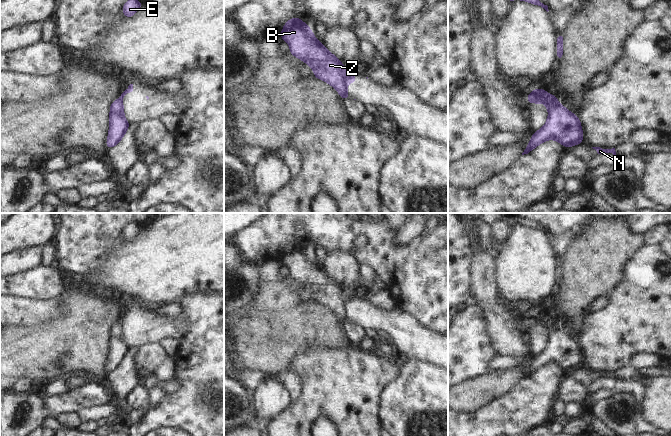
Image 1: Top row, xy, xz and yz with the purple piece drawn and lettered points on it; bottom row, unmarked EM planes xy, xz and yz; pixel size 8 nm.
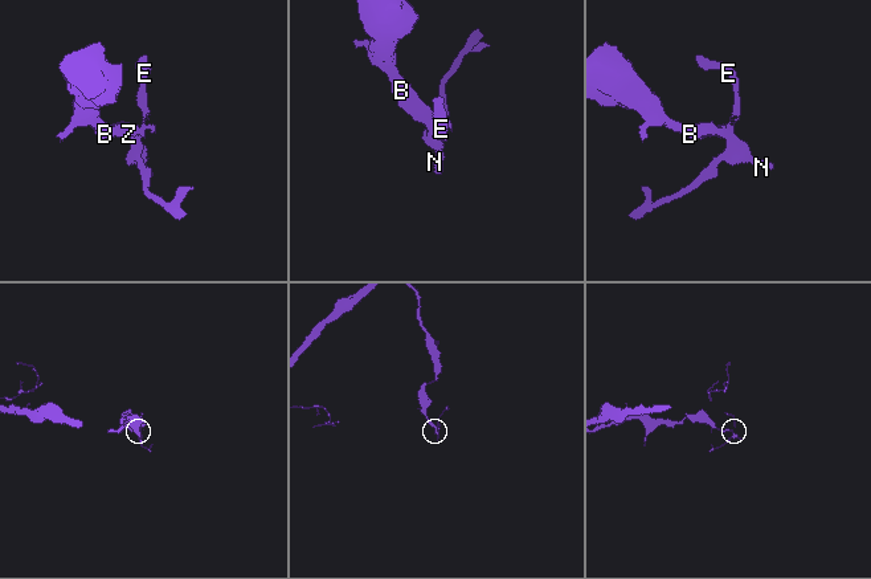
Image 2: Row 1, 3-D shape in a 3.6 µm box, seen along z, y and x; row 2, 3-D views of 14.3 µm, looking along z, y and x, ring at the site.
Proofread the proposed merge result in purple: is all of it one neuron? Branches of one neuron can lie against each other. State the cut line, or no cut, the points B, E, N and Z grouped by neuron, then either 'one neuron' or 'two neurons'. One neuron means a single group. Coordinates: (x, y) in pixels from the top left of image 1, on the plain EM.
xz (351, 298), (345, 302), (344, 323) | B N Z / E | two neurons

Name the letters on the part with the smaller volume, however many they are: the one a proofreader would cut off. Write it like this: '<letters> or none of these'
E.

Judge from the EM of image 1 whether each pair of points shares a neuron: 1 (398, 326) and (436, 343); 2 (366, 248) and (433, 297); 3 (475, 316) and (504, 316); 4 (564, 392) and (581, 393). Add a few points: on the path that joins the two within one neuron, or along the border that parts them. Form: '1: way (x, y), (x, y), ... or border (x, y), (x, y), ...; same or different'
1: way (407, 333), (415, 341), (427, 343); same
2: way (383, 258), (406, 270), (416, 280); same
3: border (478, 305), (486, 321), (486, 330), (491, 338); different
4: way (568, 392), (577, 392); same

